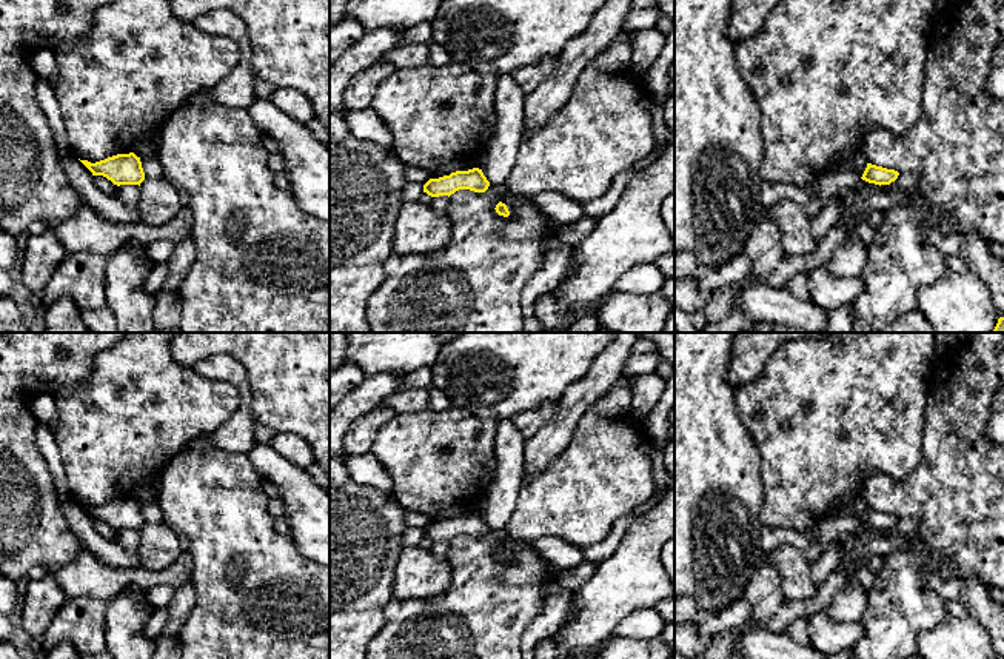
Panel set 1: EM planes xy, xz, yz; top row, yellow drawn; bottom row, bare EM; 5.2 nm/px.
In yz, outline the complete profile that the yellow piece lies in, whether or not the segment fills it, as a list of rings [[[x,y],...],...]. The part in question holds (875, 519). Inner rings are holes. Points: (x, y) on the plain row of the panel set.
[[[867,508],[867,513],[861,524],[868,528],[875,528],[881,531],[881,530],[890,530],[892,527],[898,524],[898,520],[899,517],[895,514],[887,514],[882,511]]]

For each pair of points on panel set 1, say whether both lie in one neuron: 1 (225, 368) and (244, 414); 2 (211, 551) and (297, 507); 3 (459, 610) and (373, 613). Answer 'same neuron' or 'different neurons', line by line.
1: same neuron
2: different neurons
3: different neurons

